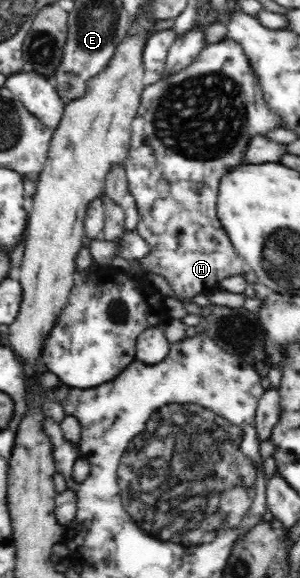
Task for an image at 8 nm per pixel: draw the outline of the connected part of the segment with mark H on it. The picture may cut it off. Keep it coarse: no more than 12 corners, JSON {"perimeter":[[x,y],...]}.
{"perimeter":[[240,43],[142,92],[123,167],[146,272],[191,301],[250,272],[216,211],[282,128]]}

